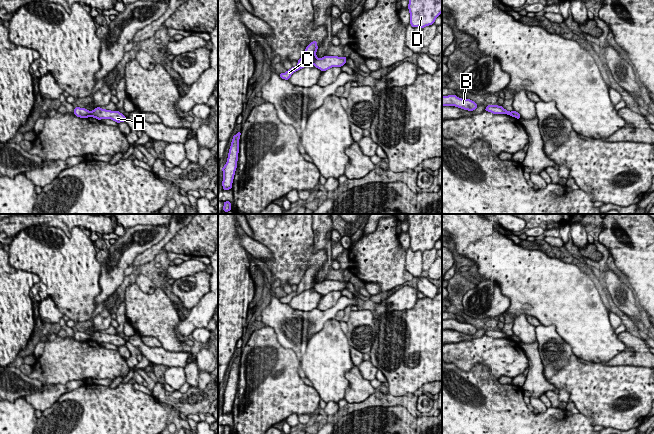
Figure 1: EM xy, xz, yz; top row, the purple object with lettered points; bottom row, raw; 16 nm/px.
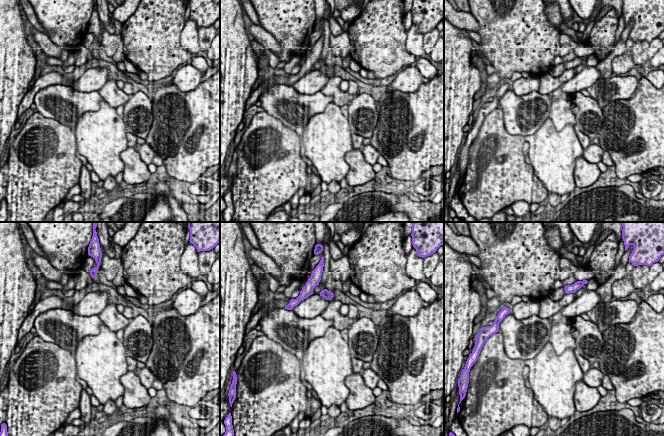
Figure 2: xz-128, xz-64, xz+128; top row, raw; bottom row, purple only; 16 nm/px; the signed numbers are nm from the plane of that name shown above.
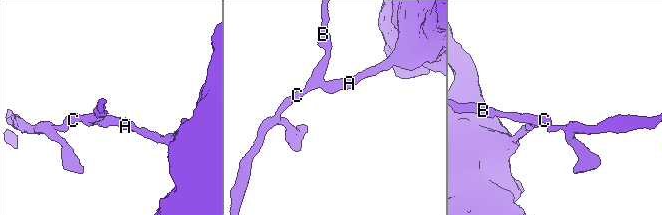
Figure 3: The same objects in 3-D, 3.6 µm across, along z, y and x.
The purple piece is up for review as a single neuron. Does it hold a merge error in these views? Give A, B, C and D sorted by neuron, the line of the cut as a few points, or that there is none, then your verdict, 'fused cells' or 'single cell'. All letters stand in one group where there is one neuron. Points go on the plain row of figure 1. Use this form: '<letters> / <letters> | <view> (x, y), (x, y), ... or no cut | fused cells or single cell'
A D / B C | xy (90, 335), (91, 340) | fused cells

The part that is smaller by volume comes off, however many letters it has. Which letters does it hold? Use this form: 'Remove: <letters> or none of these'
Remove: B, C

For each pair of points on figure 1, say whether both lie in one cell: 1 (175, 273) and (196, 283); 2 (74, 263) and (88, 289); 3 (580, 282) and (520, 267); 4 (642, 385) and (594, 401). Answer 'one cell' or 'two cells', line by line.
1: two cells
2: one cell
3: one cell
4: one cell

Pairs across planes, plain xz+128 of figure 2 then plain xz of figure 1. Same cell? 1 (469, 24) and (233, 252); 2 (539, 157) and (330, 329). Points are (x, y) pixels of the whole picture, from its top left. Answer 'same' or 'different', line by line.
1: different
2: same

